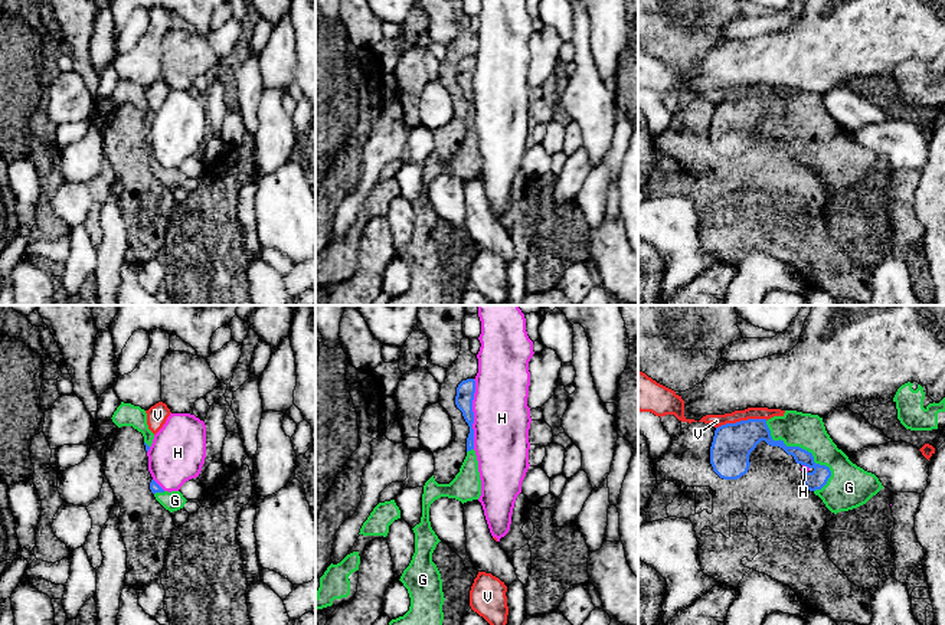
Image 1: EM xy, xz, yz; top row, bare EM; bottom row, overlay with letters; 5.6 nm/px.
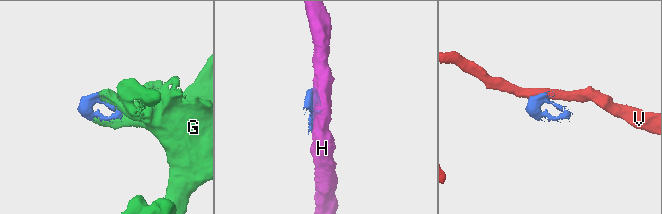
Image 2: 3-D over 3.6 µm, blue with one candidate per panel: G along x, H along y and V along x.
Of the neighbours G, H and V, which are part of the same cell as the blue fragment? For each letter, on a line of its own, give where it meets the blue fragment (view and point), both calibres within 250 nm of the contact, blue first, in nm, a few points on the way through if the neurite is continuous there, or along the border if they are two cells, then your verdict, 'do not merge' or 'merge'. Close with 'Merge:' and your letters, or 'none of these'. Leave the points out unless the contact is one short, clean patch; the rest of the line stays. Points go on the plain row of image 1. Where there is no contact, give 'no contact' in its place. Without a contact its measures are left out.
G: yz (804, 127) | 110/200 nm | merge
H: xz (473, 91) | 100/320 nm | do not merge
V: yz (741, 98) | 220/70 nm | along yz (767, 97), (741, 97), (716, 105) | do not merge
Merge: G

